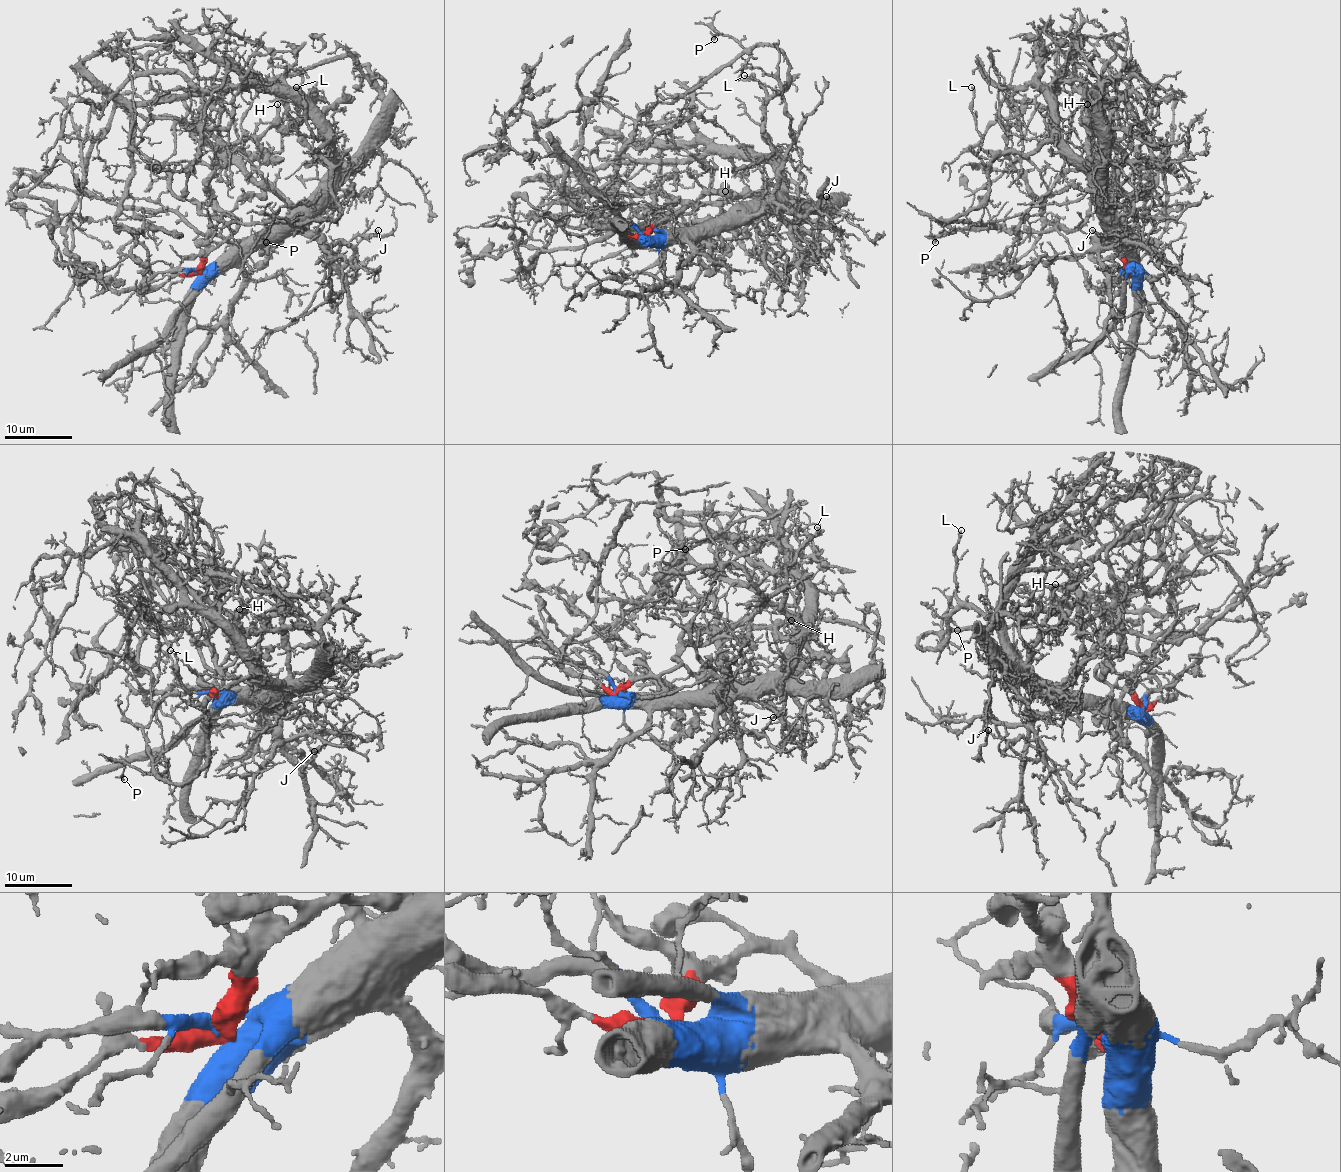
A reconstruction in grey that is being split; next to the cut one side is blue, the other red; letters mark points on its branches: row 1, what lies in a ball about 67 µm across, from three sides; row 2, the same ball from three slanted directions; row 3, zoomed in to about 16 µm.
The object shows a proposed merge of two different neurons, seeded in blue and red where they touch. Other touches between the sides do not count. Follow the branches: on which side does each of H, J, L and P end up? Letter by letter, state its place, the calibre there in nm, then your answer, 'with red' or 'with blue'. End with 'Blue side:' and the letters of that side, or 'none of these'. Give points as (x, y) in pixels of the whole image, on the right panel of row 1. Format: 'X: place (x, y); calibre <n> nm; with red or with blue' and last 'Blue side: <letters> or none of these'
H: place (1087, 104); calibre 240 nm; with red
J: place (1092, 230); calibre 170 nm; with blue
L: place (971, 87); calibre 150 nm; with blue
P: place (935, 242); calibre 140 nm; with blue
Blue side: J, L, P

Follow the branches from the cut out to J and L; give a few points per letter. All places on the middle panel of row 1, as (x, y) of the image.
J: (647, 238), (696, 238), (771, 204), (796, 226), (818, 216), (825, 195)
L: (647, 238), (694, 238), (737, 206), (767, 199), (777, 189), (776, 153), (764, 138), (766, 88), (743, 75)

